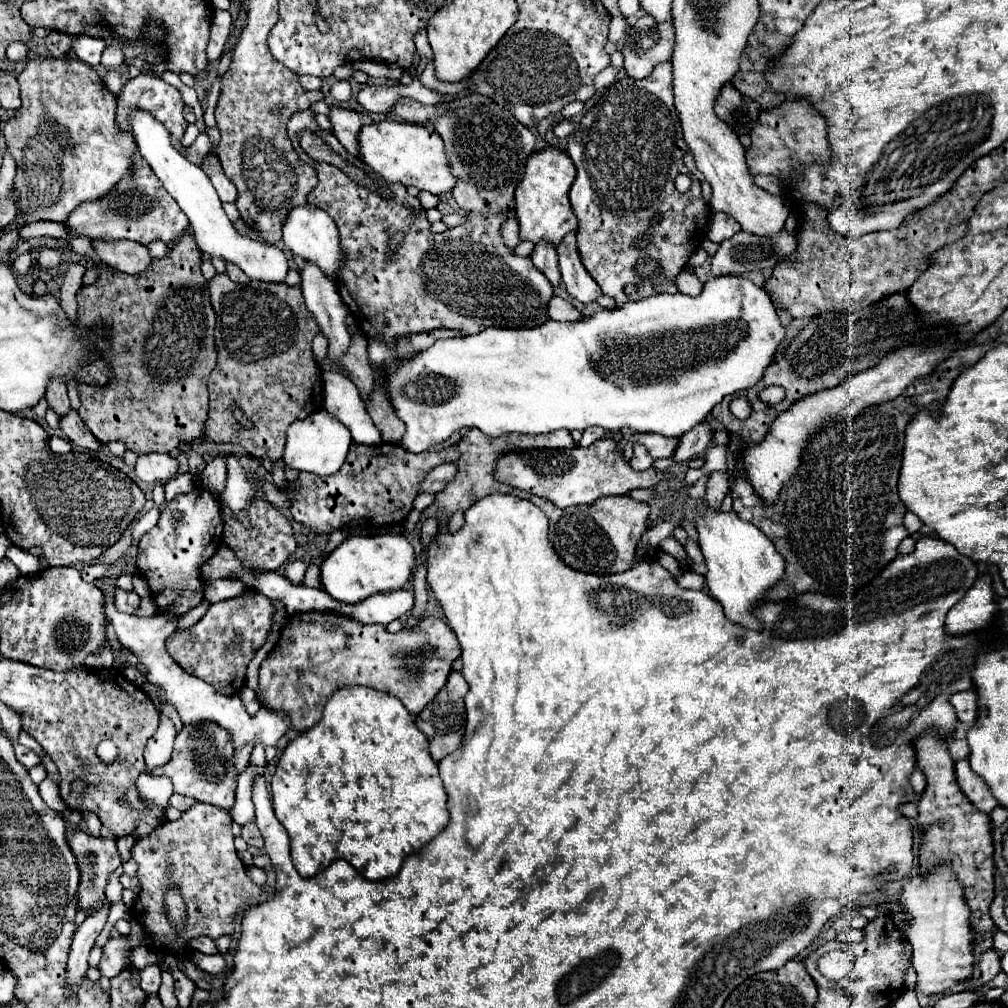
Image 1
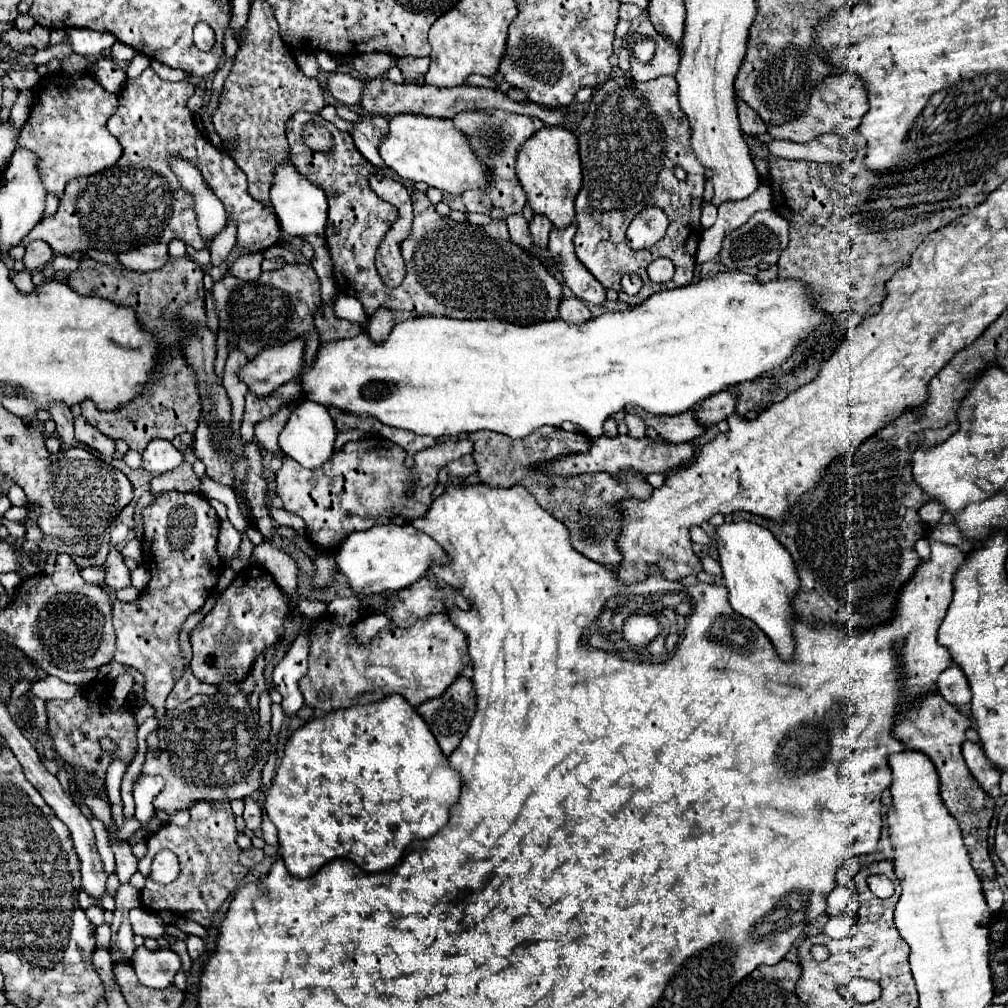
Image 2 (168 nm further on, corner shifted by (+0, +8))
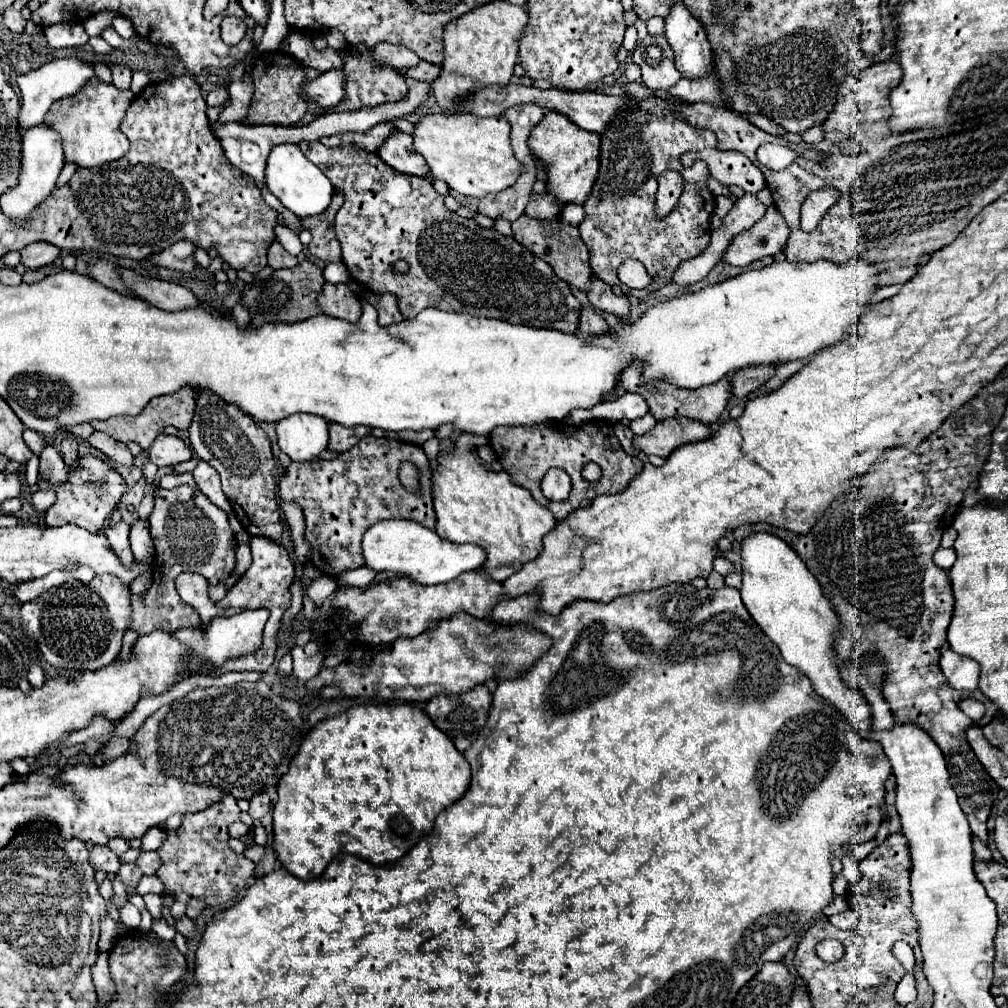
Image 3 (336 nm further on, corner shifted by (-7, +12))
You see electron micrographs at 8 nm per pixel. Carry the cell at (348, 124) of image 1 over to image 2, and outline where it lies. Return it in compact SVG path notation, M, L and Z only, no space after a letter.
M364 116L360 122L354 122L354 132L352 132L354 144L360 150L360 154L376 168L386 168L386 164L378 154L378 146L384 134L388 134L388 122L380 116L376 118Z

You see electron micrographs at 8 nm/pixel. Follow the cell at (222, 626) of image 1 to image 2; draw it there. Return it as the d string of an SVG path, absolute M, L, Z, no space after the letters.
M258 566L244 568L234 582L220 594L216 606L190 632L192 642L192 674L206 684L220 684L234 672L234 682L242 682L256 660L270 644L284 634L284 622L290 614L290 598L280 590L270 572Z

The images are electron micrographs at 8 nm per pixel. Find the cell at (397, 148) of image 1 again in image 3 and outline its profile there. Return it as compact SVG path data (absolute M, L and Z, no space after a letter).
M425 114L413 126L413 148L429 166L433 180L443 180L451 190L483 198L509 188L519 176L519 162L509 142L507 120L479 118L473 114Z

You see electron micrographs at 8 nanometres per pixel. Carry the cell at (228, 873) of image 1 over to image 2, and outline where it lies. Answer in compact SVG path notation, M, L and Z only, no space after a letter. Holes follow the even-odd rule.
M196 802L190 808L190 822L186 826L182 826L182 828L180 826L172 826L172 824L162 826L156 834L152 834L146 840L148 854L138 862L138 870L142 872L142 876L146 876L146 886L140 892L142 894L142 906L146 910L152 910L152 912L162 912L162 910L176 912L178 916L194 920L194 922L198 922L198 924L202 924L206 928L212 922L212 918L218 912L218 908L226 902L226 898L230 894L234 894L234 890L240 886L240 882L248 874L248 868L244 868L238 862L238 854L242 850L236 844L236 836L238 836L238 830L236 830L236 824L234 824L234 812L230 808L230 802ZM164 848L172 850L178 856L178 860L180 860L180 876L174 882L170 882L170 884L158 884L158 882L154 882L150 878L150 864L152 864L154 856L160 850L164 850Z

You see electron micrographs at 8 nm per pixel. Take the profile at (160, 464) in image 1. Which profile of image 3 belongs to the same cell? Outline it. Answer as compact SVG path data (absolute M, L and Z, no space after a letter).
M161 434L149 448L149 458L157 466L175 466L185 460L191 460L193 450L177 436Z

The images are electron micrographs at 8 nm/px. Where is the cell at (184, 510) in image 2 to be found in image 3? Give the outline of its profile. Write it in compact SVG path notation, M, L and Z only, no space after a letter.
M179 486L179 488L171 488L171 490L159 490L155 496L155 506L153 512L149 516L149 532L155 544L155 560L153 560L153 584L151 588L143 594L143 596L135 596L131 594L131 624L129 630L135 630L139 636L151 634L153 630L163 630L163 632L177 632L181 628L199 628L201 626L201 618L189 604L185 604L177 590L175 590L175 578L181 572L197 572L201 576L205 576L209 580L209 598L213 602L219 602L225 598L225 582L235 568L235 548L237 548L237 540L229 528L227 522L227 512L221 510L219 506L215 506L205 494L201 494L199 490L193 490L189 486Z

